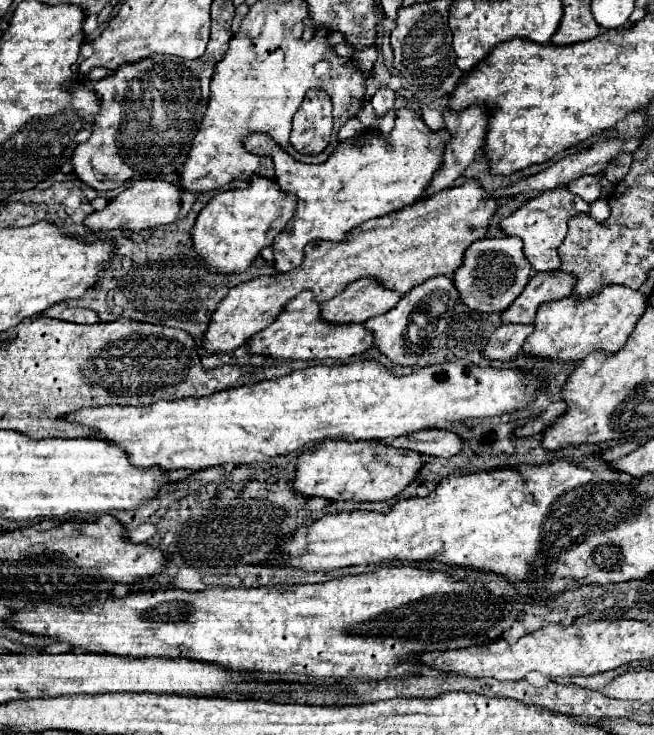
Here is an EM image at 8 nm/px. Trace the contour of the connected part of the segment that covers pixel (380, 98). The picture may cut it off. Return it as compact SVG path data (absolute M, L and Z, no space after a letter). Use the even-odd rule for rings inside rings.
M389 86L377 88L377 92L371 98L371 104L373 104L373 108L375 108L377 114L387 112L393 106L393 102L395 102L395 90L391 90Z

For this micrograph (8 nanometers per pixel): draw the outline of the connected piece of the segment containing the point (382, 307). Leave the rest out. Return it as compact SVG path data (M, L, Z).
M363 278L351 282L341 294L321 304L321 316L331 324L365 322L373 316L385 314L401 300L401 294L385 288L377 278Z

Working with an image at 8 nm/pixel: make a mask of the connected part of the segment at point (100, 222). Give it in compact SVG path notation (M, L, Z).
M135 180L131 186L127 186L117 198L109 202L109 206L101 212L93 212L87 220L85 226L93 232L97 230L145 230L145 228L155 228L163 224L171 224L179 220L181 212L181 194L183 190L177 188L175 184L167 180Z

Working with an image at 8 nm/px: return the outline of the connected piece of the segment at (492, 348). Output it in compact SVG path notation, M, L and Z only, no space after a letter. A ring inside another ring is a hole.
M501 324L491 334L483 354L489 360L509 360L521 350L531 332L533 324Z

